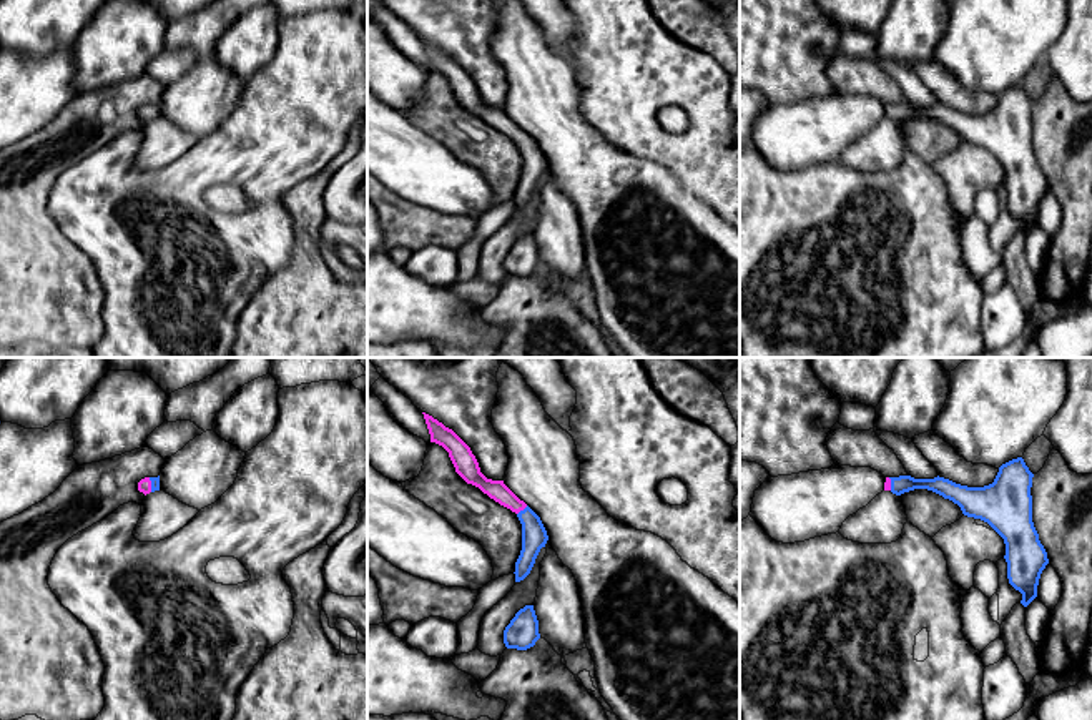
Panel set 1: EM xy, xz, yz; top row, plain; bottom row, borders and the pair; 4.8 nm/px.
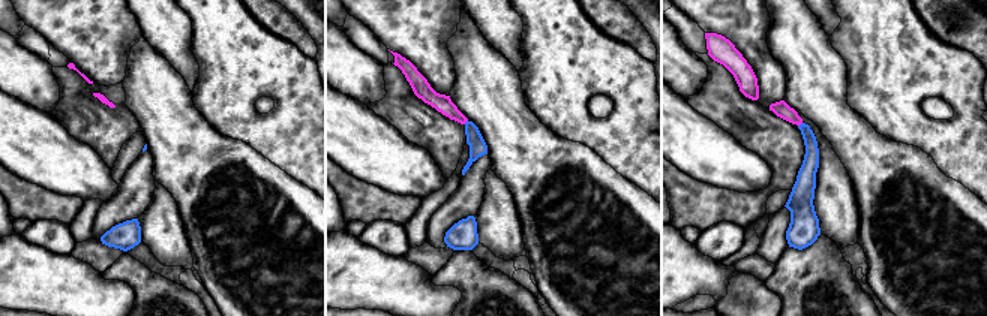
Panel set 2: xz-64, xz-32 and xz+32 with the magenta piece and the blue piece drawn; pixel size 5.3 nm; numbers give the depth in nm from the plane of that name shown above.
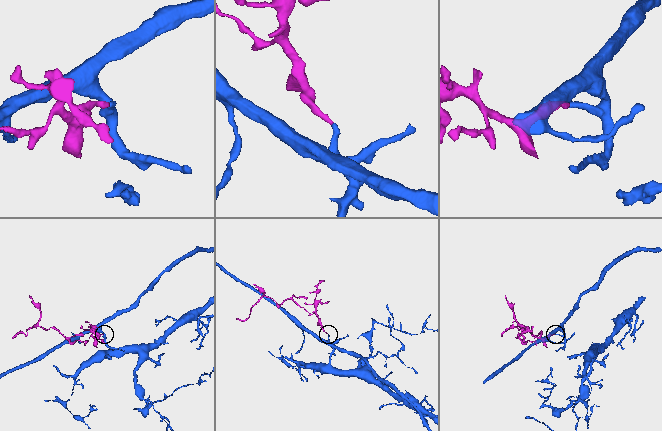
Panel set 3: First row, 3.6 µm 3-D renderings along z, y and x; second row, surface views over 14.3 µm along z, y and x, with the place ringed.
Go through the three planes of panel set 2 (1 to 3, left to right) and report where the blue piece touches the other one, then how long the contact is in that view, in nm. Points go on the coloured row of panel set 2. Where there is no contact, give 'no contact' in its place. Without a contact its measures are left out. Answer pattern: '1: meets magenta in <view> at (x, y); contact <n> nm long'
1: no contact
2: meets magenta in xz-32 at (465, 122); contact 30 nm long
3: meets magenta in xz+32 at (800, 123); contact 40 nm long

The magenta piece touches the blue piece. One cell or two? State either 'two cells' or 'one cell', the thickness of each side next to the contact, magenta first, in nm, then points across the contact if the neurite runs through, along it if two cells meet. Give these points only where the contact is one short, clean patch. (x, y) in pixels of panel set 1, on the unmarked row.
one cell; calibres 100 and 130 nm; way xz (496, 117), (522, 137), (531, 148), (534, 163)

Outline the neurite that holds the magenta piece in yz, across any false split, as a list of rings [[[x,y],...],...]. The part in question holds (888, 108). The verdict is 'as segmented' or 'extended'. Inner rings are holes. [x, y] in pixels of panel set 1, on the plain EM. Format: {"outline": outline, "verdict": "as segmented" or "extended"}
{"outline": [[[1017,85],[1002,91],[994,110],[984,115],[961,113],[939,103],[899,103],[886,105],[884,118],[901,123],[927,116],[957,131],[964,143],[987,150],[1004,166],[1009,211],[1022,221],[1021,231],[1027,234],[1037,224],[1040,201],[1049,191],[1032,150],[1032,105],[1024,86]]], "verdict": "extended"}

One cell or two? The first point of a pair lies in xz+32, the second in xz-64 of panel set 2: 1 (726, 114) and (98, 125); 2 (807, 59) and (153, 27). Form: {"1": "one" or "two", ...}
{"1": "one", "2": "one"}

